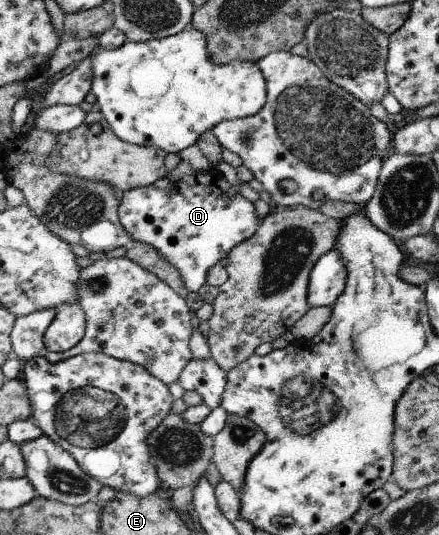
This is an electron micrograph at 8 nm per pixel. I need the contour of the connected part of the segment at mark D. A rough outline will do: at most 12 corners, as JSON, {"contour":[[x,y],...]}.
{"contour":[[214,167],[119,194],[187,292],[262,219]]}

